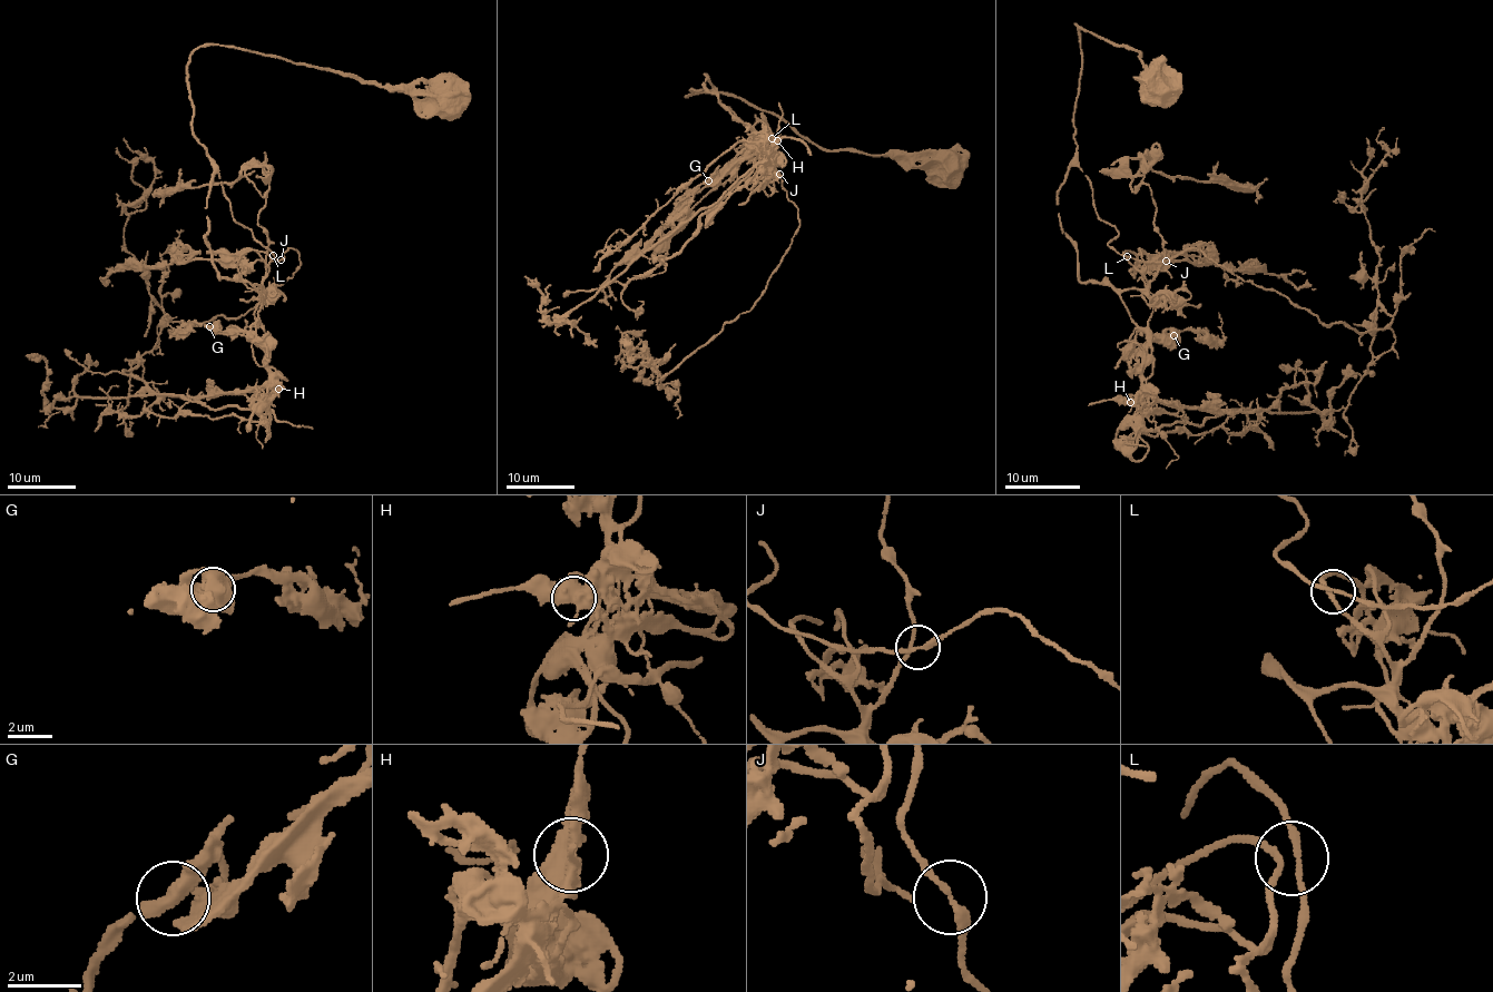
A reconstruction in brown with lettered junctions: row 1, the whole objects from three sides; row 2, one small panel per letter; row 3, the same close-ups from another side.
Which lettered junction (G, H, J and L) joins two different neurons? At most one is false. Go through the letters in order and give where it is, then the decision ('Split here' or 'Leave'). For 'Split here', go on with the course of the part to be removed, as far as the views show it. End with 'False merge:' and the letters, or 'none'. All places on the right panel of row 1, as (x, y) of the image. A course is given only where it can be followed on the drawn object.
G: Place: (1174, 335). Leave
H: Place: (1130, 402). Split here. Course of the part to remove: (1131, 403), (1140, 416), (1161, 403), (1211, 416), (1251, 409), (1328, 418), (1309, 401), (1307, 379), (1279, 367)
J: Place: (1166, 261). Leave
L: Place: (1127, 256). Leave
False merge: H

